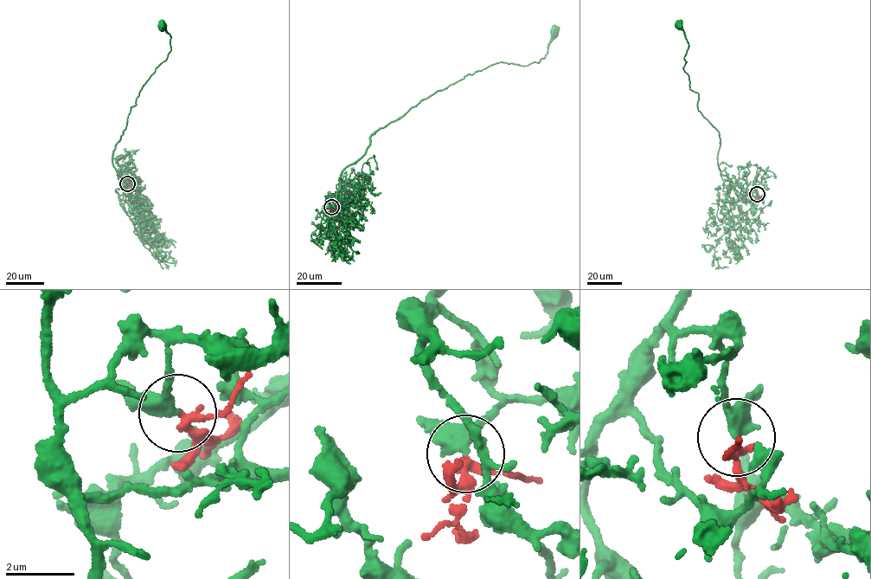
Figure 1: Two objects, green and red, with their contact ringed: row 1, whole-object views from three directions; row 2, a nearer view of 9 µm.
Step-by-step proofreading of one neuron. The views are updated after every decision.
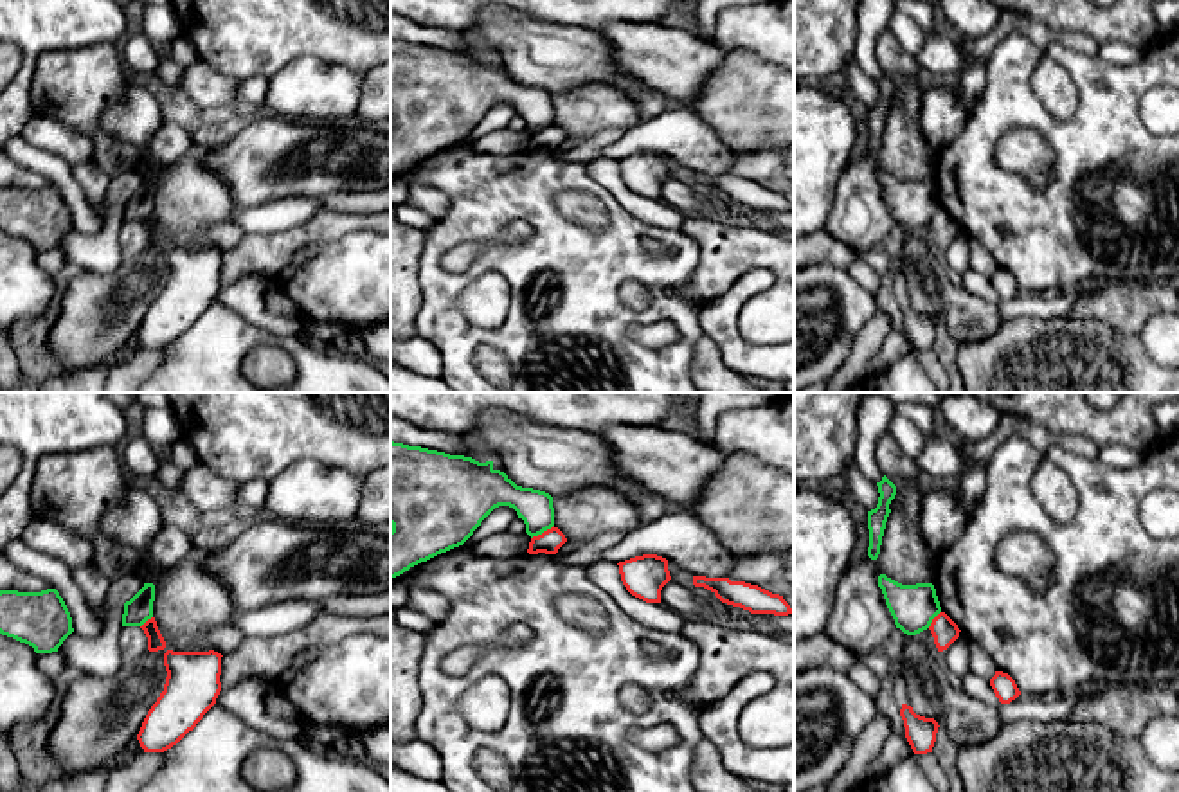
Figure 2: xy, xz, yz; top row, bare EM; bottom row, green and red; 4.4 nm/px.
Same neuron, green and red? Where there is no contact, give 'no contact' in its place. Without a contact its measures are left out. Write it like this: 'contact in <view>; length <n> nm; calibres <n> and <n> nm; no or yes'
contact in xz; length 120 nm; calibres 160 and 100 nm; no

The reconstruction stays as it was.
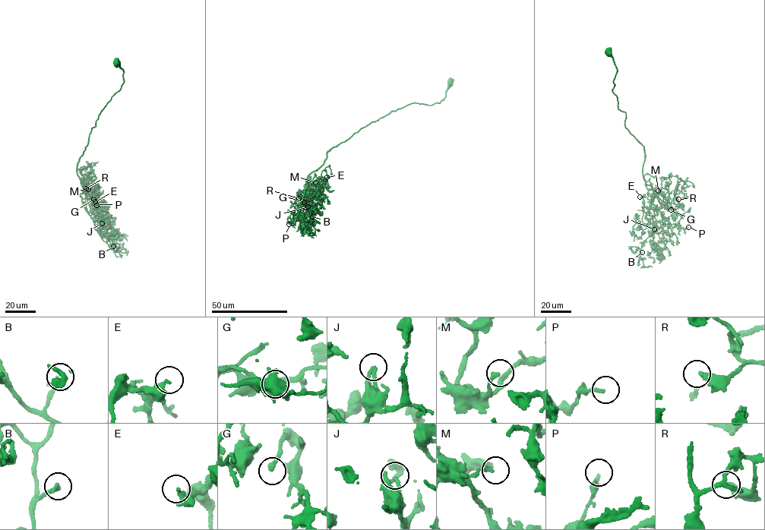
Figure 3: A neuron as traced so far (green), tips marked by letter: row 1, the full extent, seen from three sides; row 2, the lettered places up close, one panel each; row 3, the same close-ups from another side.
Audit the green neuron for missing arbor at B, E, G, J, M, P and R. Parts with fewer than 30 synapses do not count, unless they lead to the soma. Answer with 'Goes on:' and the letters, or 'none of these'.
Goes on: B, G

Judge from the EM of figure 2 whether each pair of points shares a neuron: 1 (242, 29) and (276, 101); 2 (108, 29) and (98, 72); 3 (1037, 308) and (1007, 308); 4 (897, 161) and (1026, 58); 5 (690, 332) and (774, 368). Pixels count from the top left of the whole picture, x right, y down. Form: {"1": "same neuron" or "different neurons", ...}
{"1": "different neurons", "2": "different neurons", "3": "same neuron", "4": "different neurons", "5": "different neurons"}

